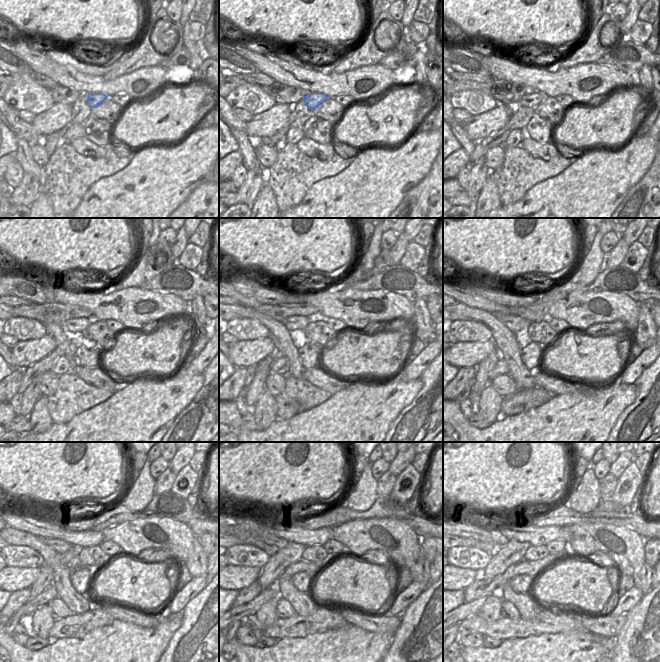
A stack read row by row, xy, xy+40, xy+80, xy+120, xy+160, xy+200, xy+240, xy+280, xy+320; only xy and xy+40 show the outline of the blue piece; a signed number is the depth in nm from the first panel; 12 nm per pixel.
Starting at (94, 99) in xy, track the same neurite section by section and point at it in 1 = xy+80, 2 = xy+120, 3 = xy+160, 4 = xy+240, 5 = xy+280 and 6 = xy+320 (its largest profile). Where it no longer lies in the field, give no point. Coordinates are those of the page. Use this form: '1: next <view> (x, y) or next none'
1: next xy+80 (532, 101)
2: next xy+120 (74, 325)
3: next xy+160 (292, 323)
4: next xy+240 (59, 546)
5: next xy+280 (263, 534)
6: next xy+320 (463, 529)

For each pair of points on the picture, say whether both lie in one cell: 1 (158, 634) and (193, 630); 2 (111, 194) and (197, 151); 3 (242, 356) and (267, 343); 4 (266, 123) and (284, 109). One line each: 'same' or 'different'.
1: different
2: same
3: same
4: same

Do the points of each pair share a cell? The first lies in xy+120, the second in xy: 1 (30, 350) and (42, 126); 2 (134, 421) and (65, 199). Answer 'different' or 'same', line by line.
1: same
2: different

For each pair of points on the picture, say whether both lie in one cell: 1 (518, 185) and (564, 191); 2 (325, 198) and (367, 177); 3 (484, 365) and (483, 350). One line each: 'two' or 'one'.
1: two
2: one
3: two

